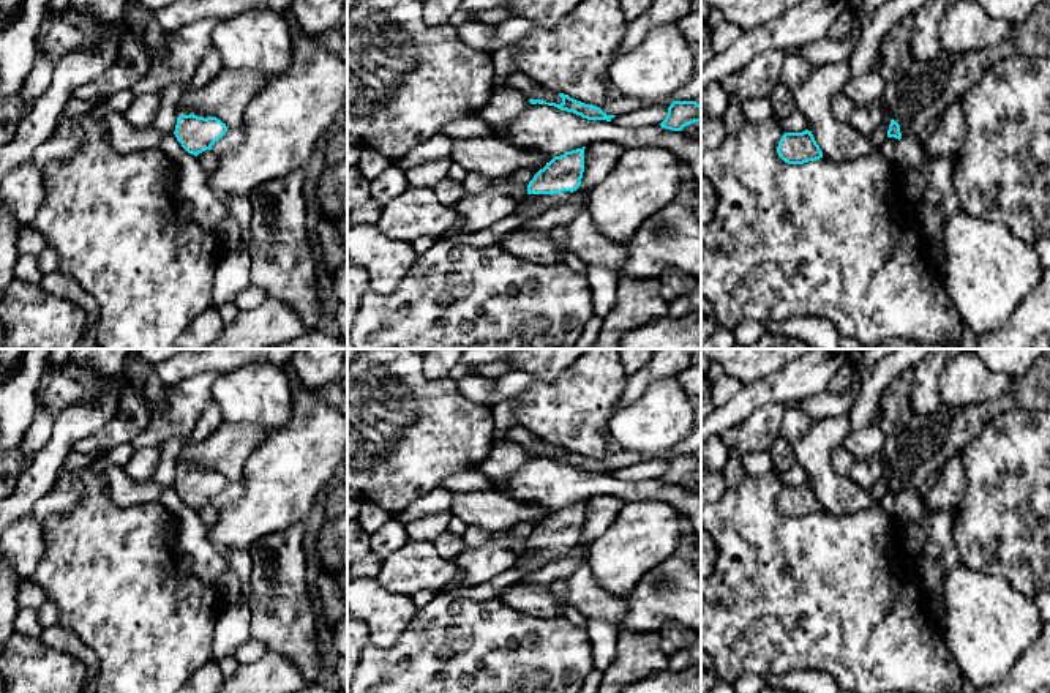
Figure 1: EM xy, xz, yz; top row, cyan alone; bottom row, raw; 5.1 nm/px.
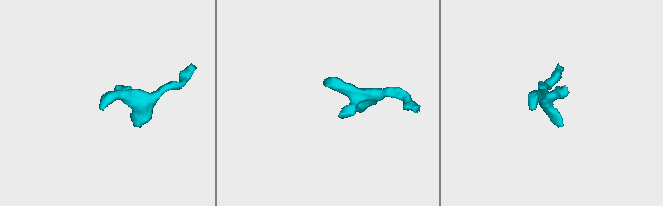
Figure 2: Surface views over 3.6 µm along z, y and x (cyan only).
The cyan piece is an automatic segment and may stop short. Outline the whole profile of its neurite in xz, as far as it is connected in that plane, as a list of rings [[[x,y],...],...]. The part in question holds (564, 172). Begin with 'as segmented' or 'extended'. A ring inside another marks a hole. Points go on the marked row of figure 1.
extended; [[[584,148],[554,156],[527,185],[527,194],[516,202],[513,215],[537,218],[567,200],[581,185],[584,172]]]

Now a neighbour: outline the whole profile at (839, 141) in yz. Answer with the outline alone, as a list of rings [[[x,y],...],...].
[[[848,62],[827,63],[816,66],[807,81],[793,88],[797,111],[812,122],[810,131],[829,161],[856,159],[876,150],[870,137],[840,122],[831,111],[832,96],[849,77]]]

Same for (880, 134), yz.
[[[886,84],[884,98],[883,98],[884,99],[884,117],[883,117],[881,125],[875,129],[875,133],[870,137],[872,144],[876,148],[879,148],[887,137],[887,129],[889,129],[889,125],[891,125],[891,120],[892,120],[891,104],[894,103],[895,95],[897,95],[897,84]]]

